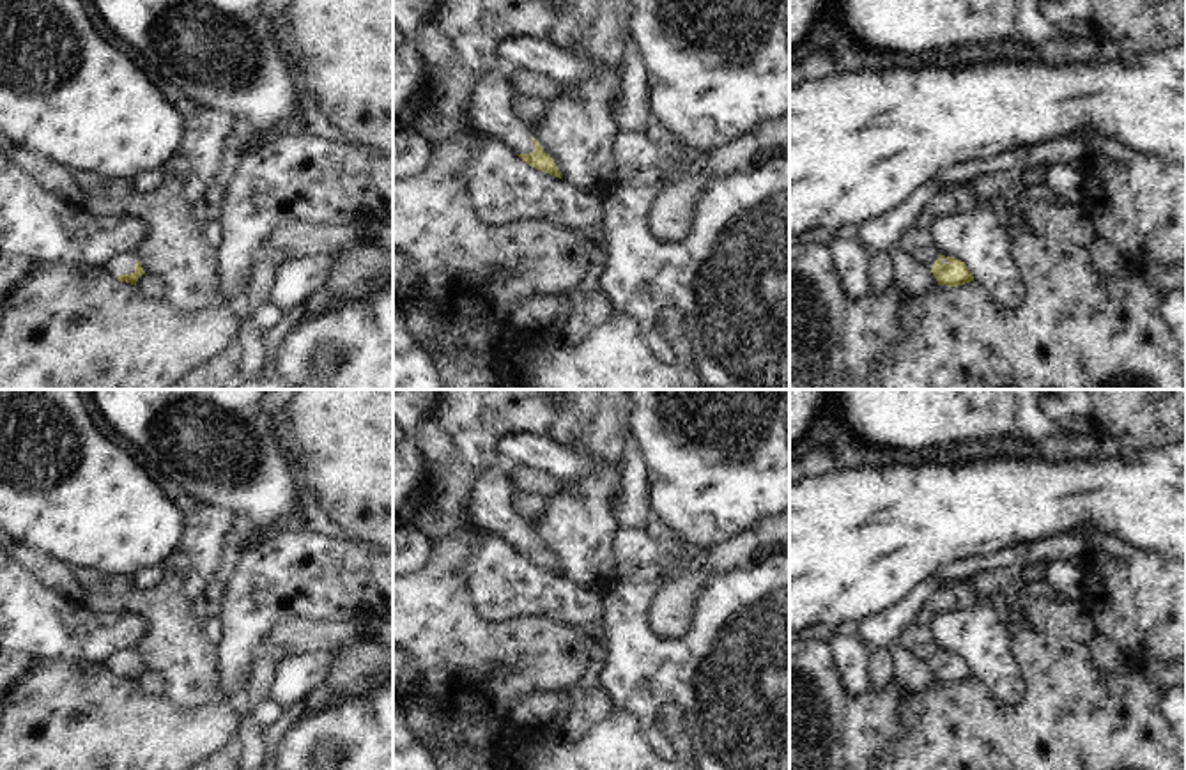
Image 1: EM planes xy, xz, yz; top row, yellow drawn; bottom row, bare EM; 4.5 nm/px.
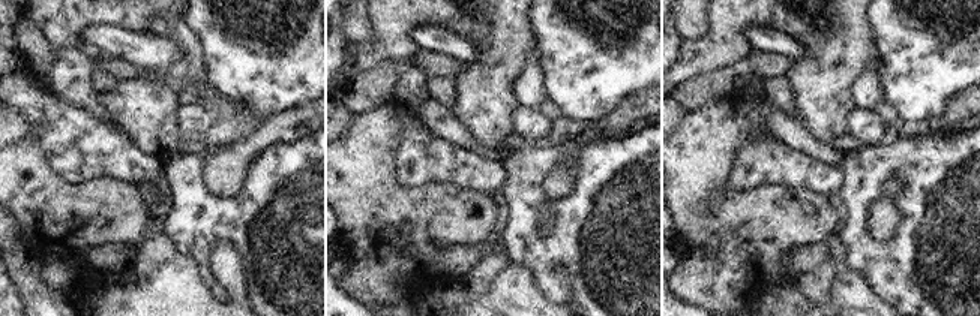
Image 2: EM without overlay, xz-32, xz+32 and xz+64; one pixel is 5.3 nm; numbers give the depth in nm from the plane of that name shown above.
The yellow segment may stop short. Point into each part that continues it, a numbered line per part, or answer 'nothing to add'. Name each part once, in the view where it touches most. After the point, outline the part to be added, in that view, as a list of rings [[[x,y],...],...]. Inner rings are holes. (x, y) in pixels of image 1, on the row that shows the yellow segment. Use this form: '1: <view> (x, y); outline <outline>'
1: xz (489, 110); outline [[[481,69],[474,73],[476,81],[471,90],[467,119],[476,131],[501,140],[515,154],[535,150],[531,135],[512,112],[513,87],[497,69]]]

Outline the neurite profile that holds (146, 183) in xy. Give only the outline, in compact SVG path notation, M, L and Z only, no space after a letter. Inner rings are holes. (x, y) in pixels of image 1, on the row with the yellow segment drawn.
M145 172L133 179L133 195L149 195L163 182L163 172Z

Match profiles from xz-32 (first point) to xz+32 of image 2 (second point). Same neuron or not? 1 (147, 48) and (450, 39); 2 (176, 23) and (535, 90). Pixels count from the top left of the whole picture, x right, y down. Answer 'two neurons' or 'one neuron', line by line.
1: one neuron
2: one neuron

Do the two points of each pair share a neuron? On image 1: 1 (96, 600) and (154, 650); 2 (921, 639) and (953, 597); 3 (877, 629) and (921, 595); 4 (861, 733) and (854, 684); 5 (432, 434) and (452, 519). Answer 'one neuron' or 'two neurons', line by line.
1: one neuron
2: one neuron
3: one neuron
4: two neurons
5: one neuron

